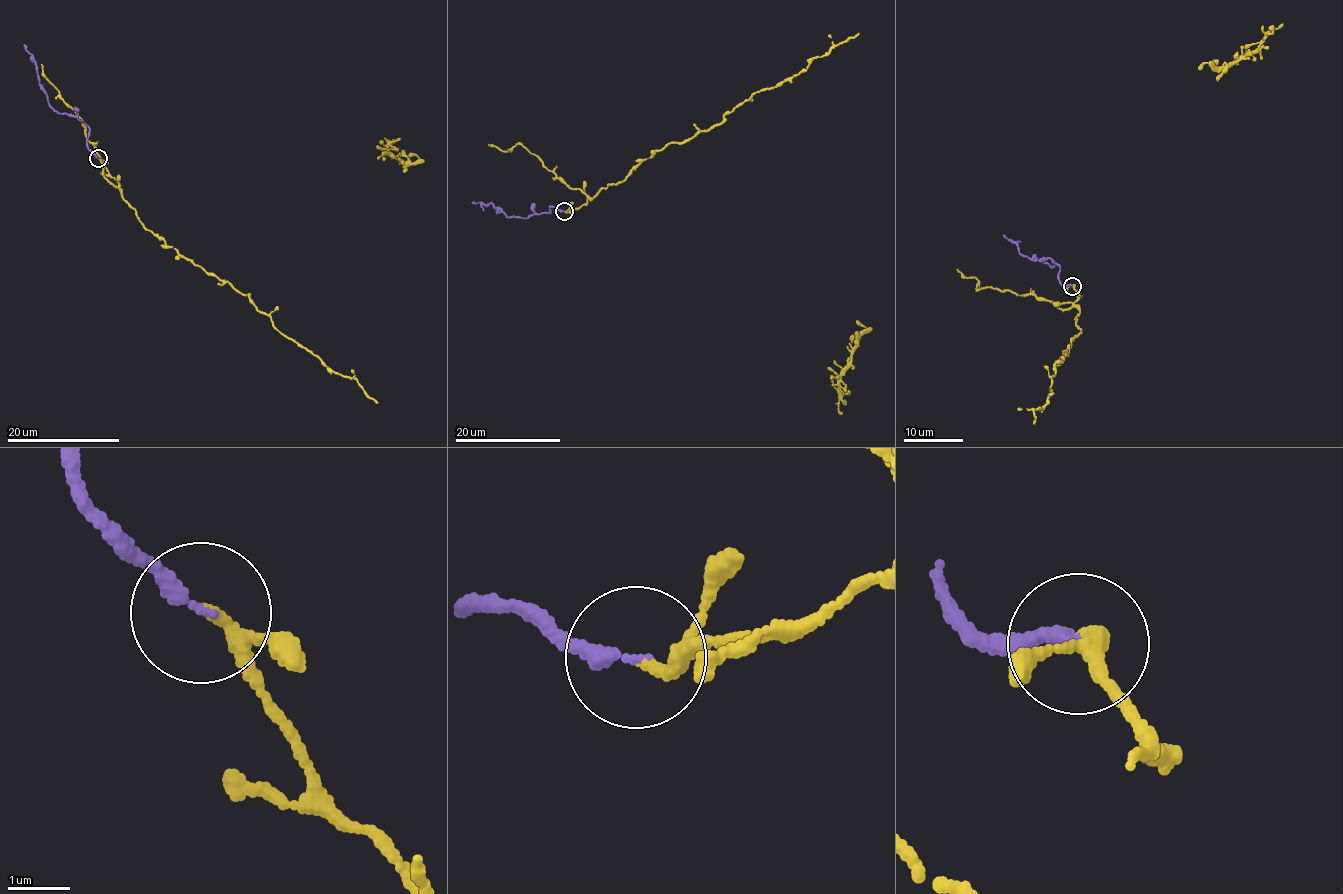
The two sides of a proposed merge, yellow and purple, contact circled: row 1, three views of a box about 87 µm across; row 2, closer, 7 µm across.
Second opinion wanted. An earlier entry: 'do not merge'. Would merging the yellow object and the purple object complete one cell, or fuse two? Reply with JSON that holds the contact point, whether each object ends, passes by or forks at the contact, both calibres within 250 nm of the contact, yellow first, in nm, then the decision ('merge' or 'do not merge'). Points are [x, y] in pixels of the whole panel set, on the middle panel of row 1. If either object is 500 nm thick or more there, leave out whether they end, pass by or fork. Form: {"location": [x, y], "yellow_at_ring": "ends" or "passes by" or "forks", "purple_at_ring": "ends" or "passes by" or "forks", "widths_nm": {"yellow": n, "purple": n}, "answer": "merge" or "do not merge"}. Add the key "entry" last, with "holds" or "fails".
{"location": [564, 211], "yellow_at_ring": "passes by", "purple_at_ring": "ends", "widths_nm": {"yellow": 170, "purple": 240}, "answer": "merge", "entry": "fails"}

